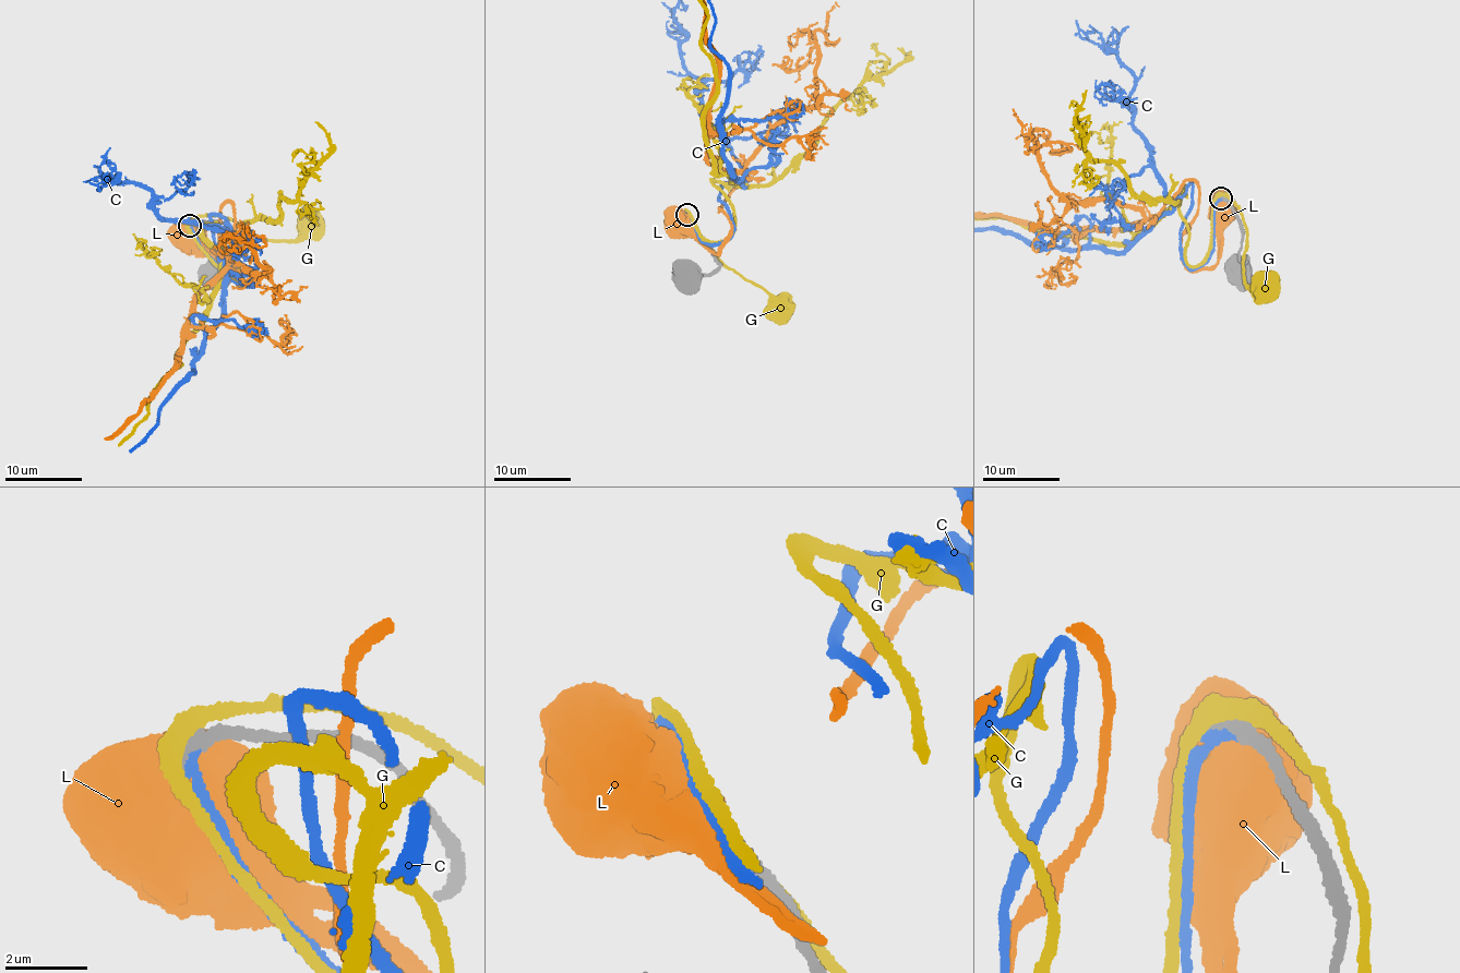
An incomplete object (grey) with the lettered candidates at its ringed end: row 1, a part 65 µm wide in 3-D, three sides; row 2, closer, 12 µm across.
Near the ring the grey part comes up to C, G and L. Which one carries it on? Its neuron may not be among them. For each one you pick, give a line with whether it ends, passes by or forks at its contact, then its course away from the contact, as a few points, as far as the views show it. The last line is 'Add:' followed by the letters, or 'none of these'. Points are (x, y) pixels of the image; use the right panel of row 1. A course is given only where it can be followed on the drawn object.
C: it ends
Add: C

